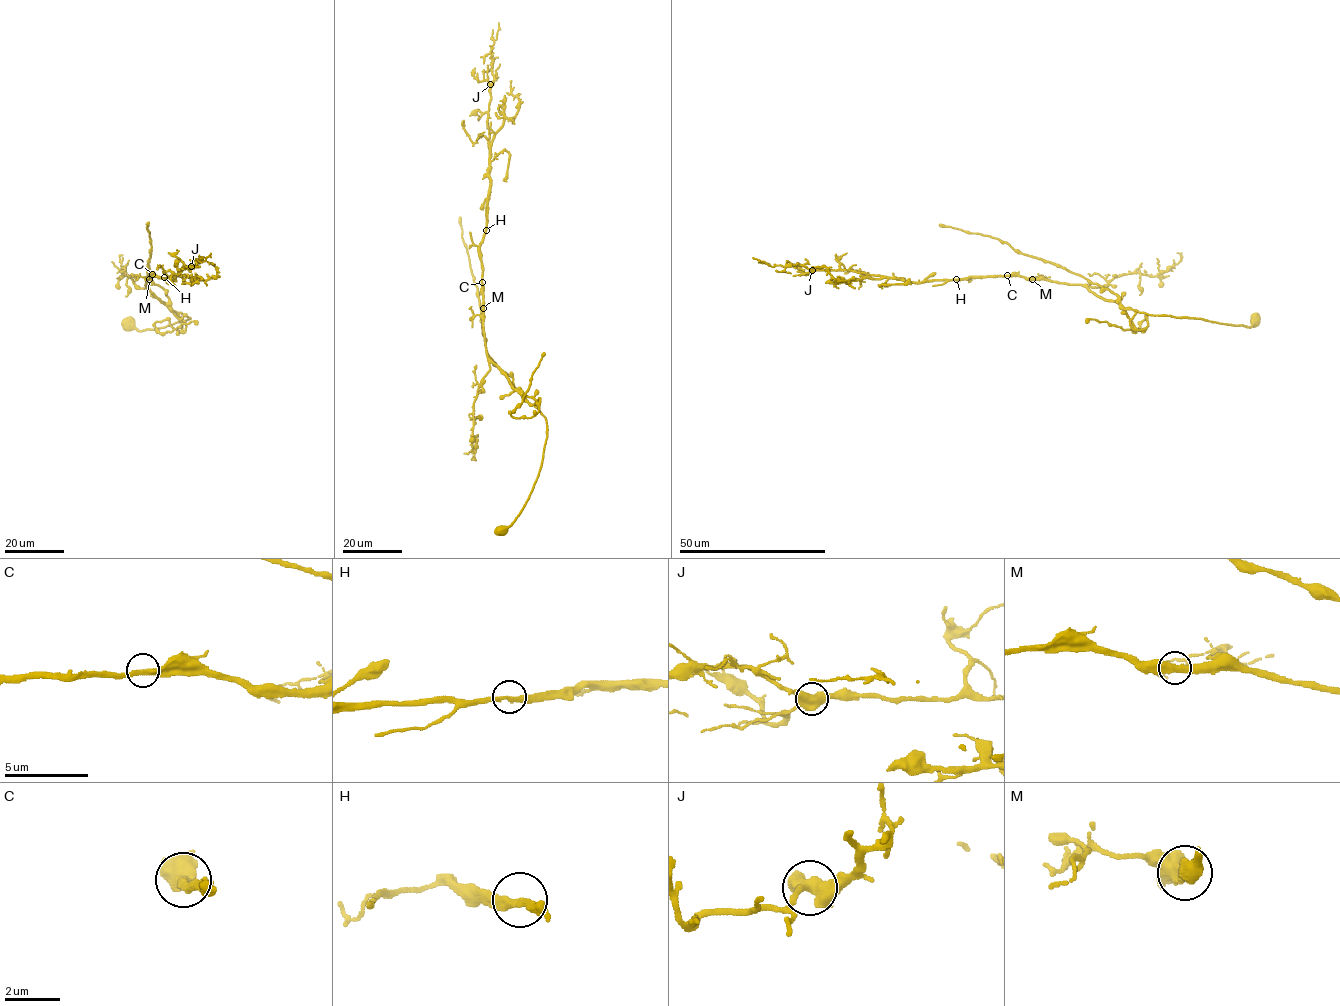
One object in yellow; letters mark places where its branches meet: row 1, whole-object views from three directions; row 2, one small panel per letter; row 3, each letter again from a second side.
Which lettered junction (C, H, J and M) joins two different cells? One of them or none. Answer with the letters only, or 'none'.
none

